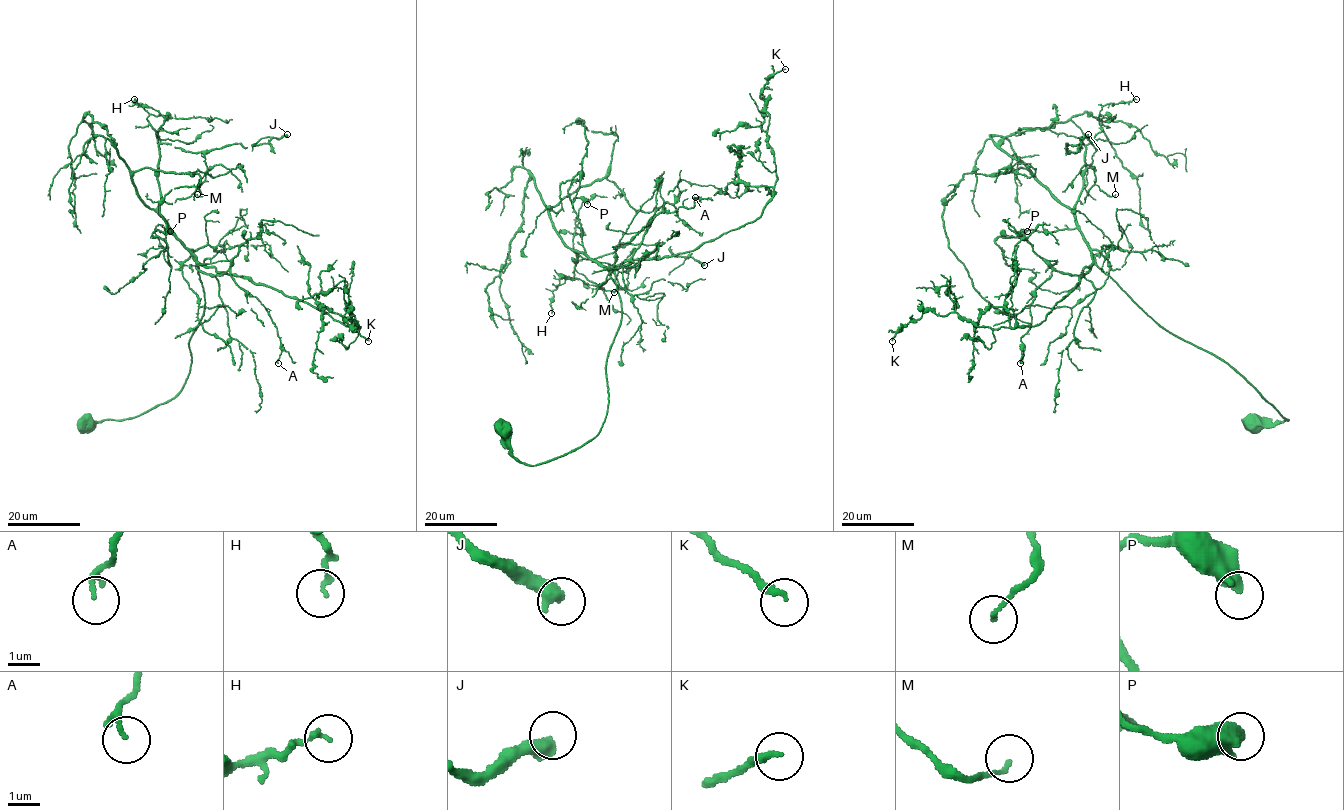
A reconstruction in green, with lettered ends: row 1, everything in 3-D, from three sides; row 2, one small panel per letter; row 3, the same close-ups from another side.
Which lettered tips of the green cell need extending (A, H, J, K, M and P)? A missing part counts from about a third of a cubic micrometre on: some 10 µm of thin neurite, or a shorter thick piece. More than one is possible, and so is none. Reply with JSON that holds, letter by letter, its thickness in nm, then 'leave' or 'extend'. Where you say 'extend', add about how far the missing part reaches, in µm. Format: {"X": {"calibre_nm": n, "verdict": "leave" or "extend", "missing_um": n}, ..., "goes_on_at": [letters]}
{"A": {"calibre_nm": 170, "verdict": "leave"}, "H": {"calibre_nm": 170, "verdict": "leave"}, "J": {"calibre_nm": 480, "verdict": "leave"}, "K": {"calibre_nm": 200, "verdict": "leave"}, "M": {"calibre_nm": 130, "verdict": "leave"}, "P": {"calibre_nm": 550, "verdict": "extend", "missing_um": 15}, "goes_on_at": ["P"]}

